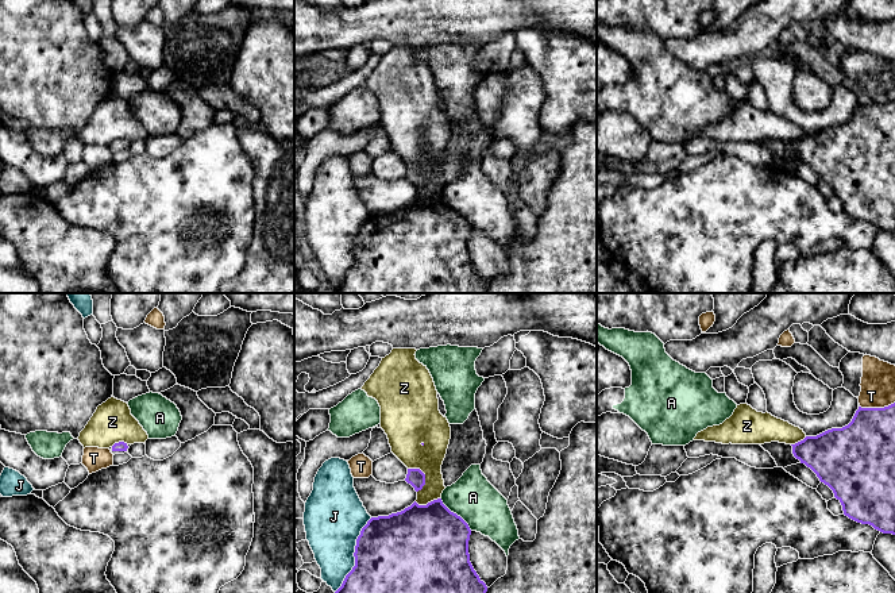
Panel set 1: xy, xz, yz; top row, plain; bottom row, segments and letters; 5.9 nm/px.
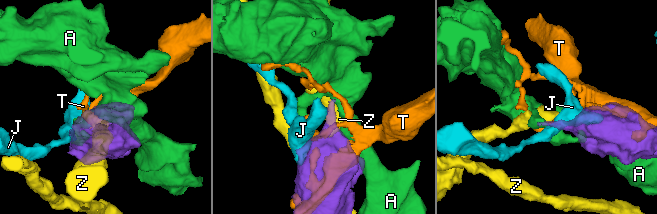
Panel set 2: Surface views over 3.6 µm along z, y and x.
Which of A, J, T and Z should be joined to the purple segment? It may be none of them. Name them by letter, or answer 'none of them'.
none of them

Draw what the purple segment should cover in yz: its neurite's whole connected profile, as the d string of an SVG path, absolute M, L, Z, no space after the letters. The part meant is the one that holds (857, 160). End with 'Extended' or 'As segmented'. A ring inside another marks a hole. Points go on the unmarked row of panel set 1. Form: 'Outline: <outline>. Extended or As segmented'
Outline: M895 100L884 105L859 104L848 123L791 143L794 154L833 188L845 213L895 232Z. As segmented

